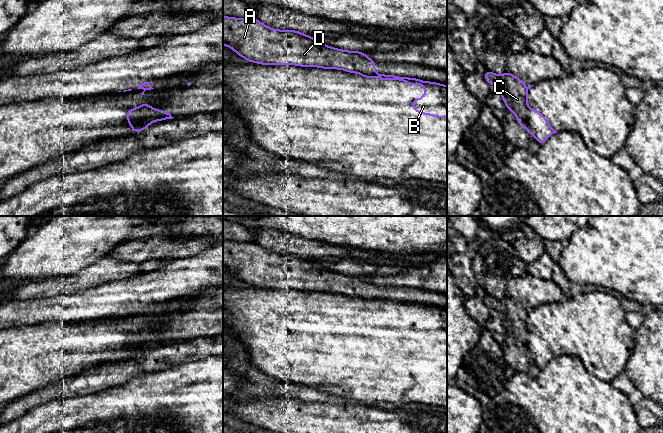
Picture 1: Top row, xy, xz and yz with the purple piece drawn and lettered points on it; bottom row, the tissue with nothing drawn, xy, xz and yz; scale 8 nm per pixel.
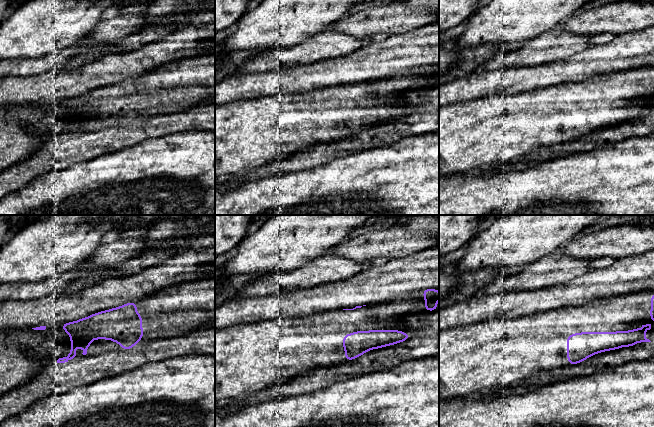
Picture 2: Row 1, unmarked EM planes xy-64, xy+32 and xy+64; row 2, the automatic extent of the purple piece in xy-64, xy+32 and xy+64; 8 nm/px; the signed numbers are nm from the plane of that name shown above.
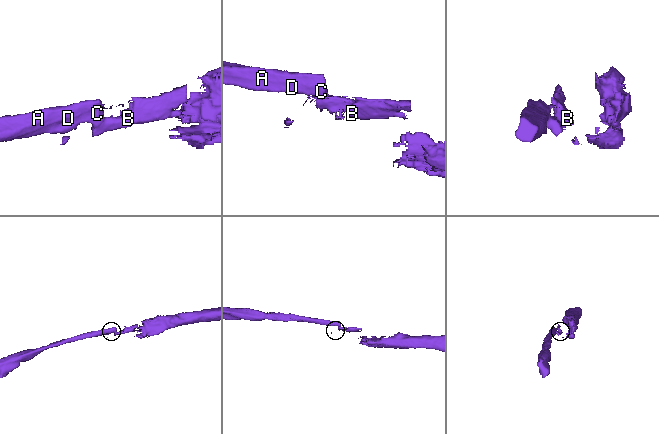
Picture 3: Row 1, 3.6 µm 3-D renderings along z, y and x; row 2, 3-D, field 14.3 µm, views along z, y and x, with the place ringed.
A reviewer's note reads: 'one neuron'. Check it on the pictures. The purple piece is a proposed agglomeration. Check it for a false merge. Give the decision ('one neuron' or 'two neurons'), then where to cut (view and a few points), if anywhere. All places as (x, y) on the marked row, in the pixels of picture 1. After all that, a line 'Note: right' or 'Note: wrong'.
two neurons; cut in yz along (529, 108), (525, 127)
Note: wrong

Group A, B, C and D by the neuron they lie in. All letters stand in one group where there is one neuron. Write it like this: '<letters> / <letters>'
A C D / B

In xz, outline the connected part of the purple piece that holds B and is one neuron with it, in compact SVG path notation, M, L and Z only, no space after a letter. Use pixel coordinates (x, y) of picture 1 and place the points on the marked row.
M361 74L365 78L378 78L380 80L400 80L406 82L408 86L422 85L425 87L425 96L412 99L415 112L431 115L439 118L447 118L447 86L435 82L428 82L422 79L399 77L391 74Z

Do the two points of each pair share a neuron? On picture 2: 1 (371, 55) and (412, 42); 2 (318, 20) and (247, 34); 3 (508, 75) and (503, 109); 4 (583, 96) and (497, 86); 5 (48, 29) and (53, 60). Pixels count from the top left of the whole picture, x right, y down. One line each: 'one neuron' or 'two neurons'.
1: one neuron
2: one neuron
3: two neurons
4: two neurons
5: two neurons

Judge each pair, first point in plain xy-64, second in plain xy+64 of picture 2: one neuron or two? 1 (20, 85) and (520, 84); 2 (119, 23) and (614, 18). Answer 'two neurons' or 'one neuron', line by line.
1: one neuron
2: one neuron

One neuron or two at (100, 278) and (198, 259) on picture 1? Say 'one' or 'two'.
two

